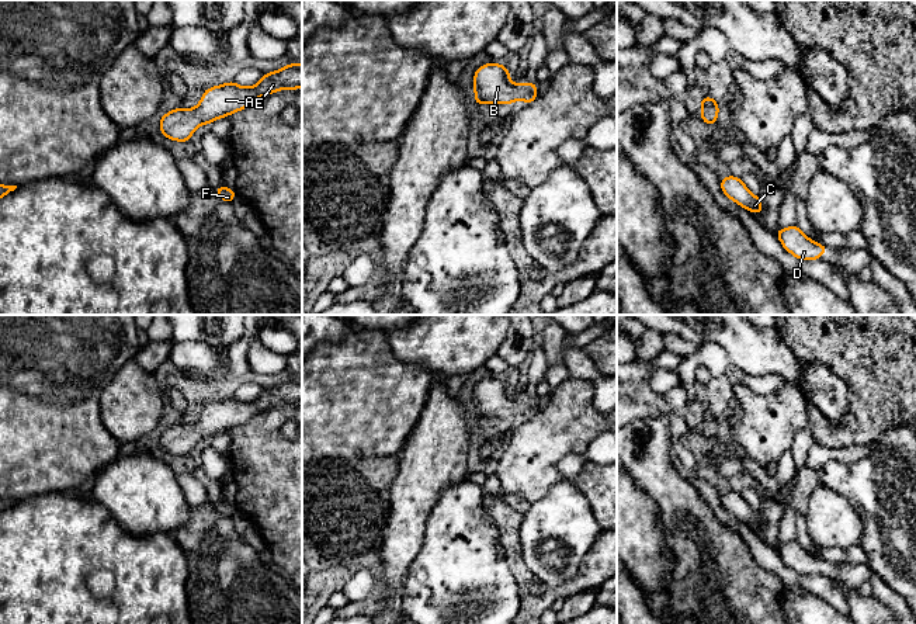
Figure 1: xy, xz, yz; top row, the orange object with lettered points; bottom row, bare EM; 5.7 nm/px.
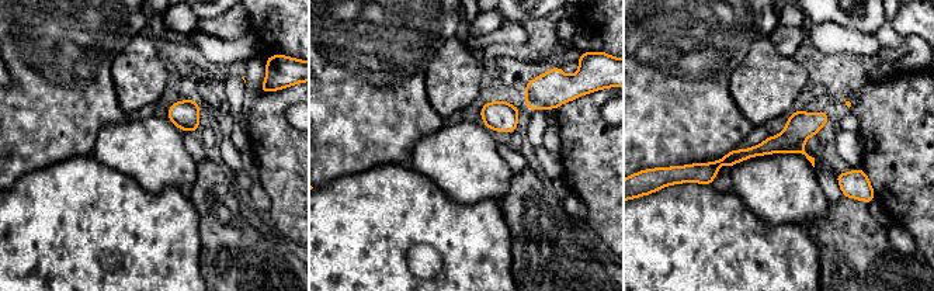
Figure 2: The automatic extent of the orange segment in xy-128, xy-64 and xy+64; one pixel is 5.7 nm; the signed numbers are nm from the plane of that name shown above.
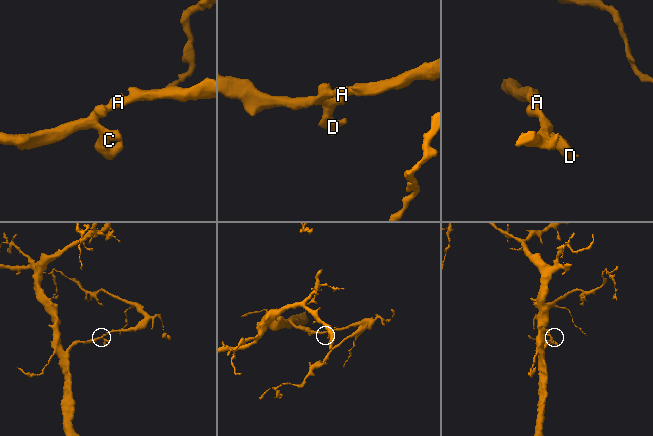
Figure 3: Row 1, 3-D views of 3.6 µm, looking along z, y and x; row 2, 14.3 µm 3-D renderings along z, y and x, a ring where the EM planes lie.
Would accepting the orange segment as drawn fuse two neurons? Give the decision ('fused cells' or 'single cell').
single cell

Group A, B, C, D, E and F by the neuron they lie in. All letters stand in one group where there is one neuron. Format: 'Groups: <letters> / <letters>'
Groups: A B C D E F

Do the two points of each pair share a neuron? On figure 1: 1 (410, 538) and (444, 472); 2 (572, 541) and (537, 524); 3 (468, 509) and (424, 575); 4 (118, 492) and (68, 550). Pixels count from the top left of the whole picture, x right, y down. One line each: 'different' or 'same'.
1: same
2: same
3: same
4: different

